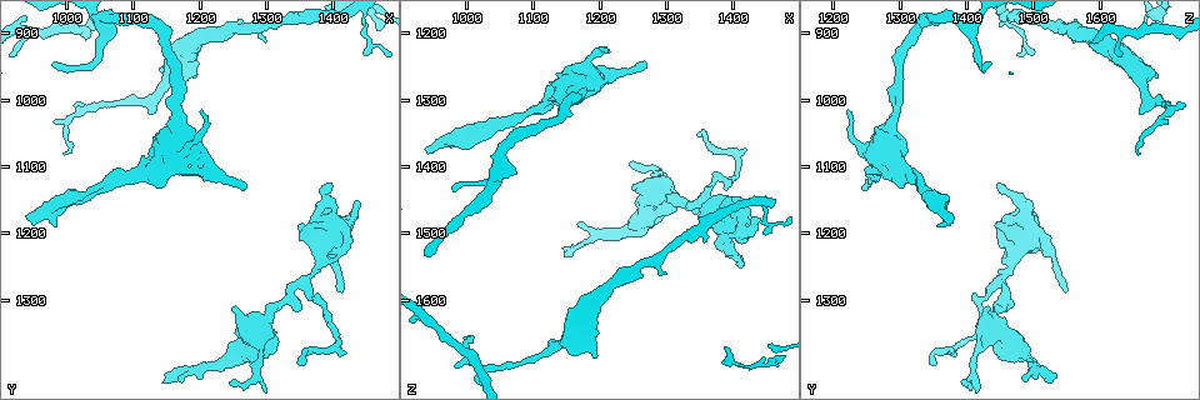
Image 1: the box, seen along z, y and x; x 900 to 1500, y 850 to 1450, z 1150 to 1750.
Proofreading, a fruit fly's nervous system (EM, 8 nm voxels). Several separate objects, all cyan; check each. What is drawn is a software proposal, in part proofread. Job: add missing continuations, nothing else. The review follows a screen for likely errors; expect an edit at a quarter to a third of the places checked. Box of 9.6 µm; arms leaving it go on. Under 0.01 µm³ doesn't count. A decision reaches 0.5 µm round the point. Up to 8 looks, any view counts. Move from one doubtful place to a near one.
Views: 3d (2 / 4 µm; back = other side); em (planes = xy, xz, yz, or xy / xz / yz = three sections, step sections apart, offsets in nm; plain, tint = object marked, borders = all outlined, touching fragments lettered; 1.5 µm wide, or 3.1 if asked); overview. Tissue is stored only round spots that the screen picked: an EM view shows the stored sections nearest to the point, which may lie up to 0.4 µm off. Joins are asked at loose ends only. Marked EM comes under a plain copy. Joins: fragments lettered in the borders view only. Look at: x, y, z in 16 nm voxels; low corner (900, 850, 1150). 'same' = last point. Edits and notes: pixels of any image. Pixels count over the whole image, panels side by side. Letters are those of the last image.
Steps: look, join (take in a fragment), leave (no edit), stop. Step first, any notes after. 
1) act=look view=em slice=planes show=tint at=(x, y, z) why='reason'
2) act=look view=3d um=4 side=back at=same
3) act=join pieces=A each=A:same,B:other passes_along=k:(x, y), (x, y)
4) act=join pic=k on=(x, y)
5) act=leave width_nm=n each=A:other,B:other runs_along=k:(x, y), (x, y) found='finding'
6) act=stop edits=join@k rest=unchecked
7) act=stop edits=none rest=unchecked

act=look view=em slice=planes show=borders at=(1395, 1120, 1445) why='free end'

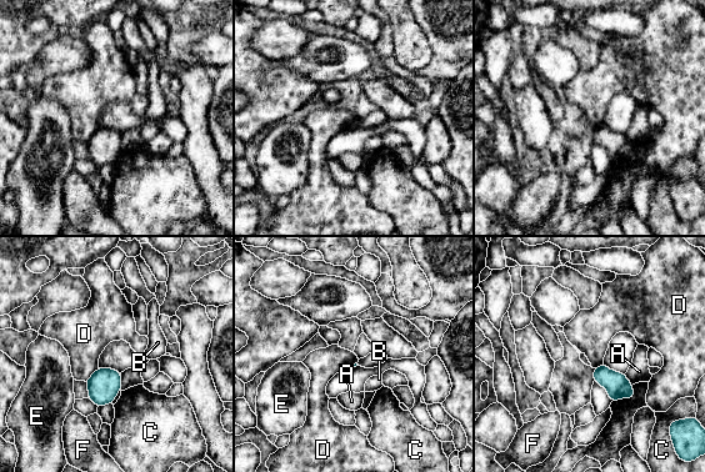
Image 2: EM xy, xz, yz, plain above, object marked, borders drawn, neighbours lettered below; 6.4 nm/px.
act=leave each=A:other,B:other,C:other,D:other,E:other,F:other border=2:(99, 368), (85, 381) found='no lettered fragment goes on from it'

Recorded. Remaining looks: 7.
act=look view=3d um=4 side=back at=(1270, 1125, 1240) why='thin end'

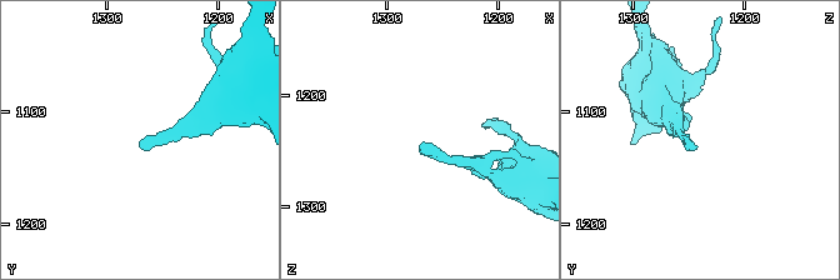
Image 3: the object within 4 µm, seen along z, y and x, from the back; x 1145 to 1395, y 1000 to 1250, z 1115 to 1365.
act=look view=em slice=xz step=4 show=borders at=(1268, 1132, 1240) why='now the EM'

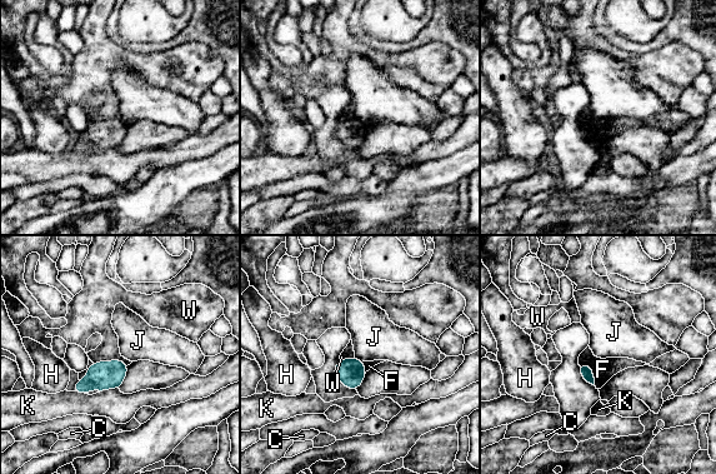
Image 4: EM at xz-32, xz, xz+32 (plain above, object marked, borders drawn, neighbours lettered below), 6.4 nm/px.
act=look view=em slice=planes show=borders at=same

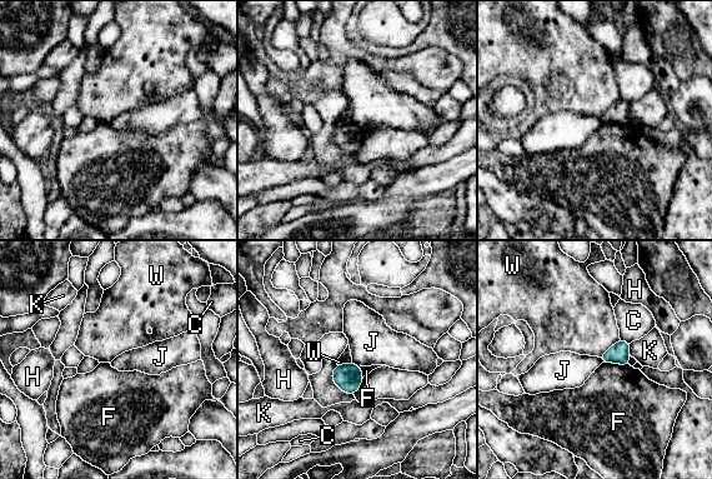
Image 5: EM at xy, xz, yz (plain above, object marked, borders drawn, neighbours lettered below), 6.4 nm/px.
act=leave longest_contact=W:180nm each=C:other,F:other,H:other,J:other,K:other,W:other border=5:(351, 363), (359, 367) found='no lettered fragment goes on from it'

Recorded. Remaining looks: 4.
act=look view=3d um=2 at=(945, 1175, 1380) why='an open end'

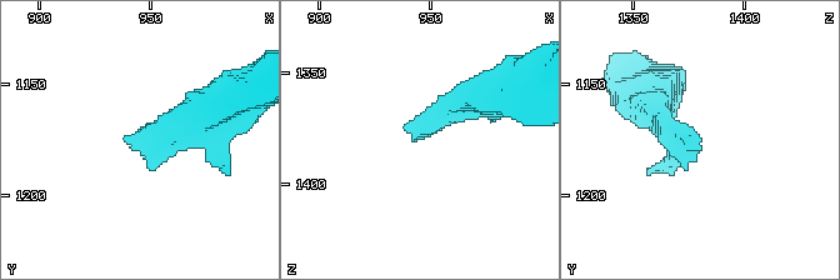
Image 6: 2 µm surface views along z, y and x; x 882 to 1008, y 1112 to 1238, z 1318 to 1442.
act=look view=em slice=planes show=borders at=(941, 1172, 1380) why='shape alone is not enough'

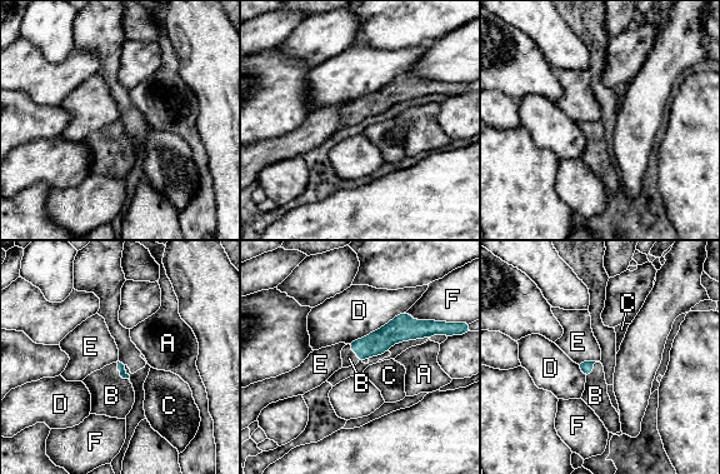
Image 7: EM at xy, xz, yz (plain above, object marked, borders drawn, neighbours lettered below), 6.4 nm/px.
act=join pieces=B each=A:other,B:same,C:other,D:other,E:other,F:other passes_along=7:(120, 367), (119, 372), (111, 395) found='it goes on there'

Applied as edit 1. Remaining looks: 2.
act=stop edits=join@7 rest=unchecked

